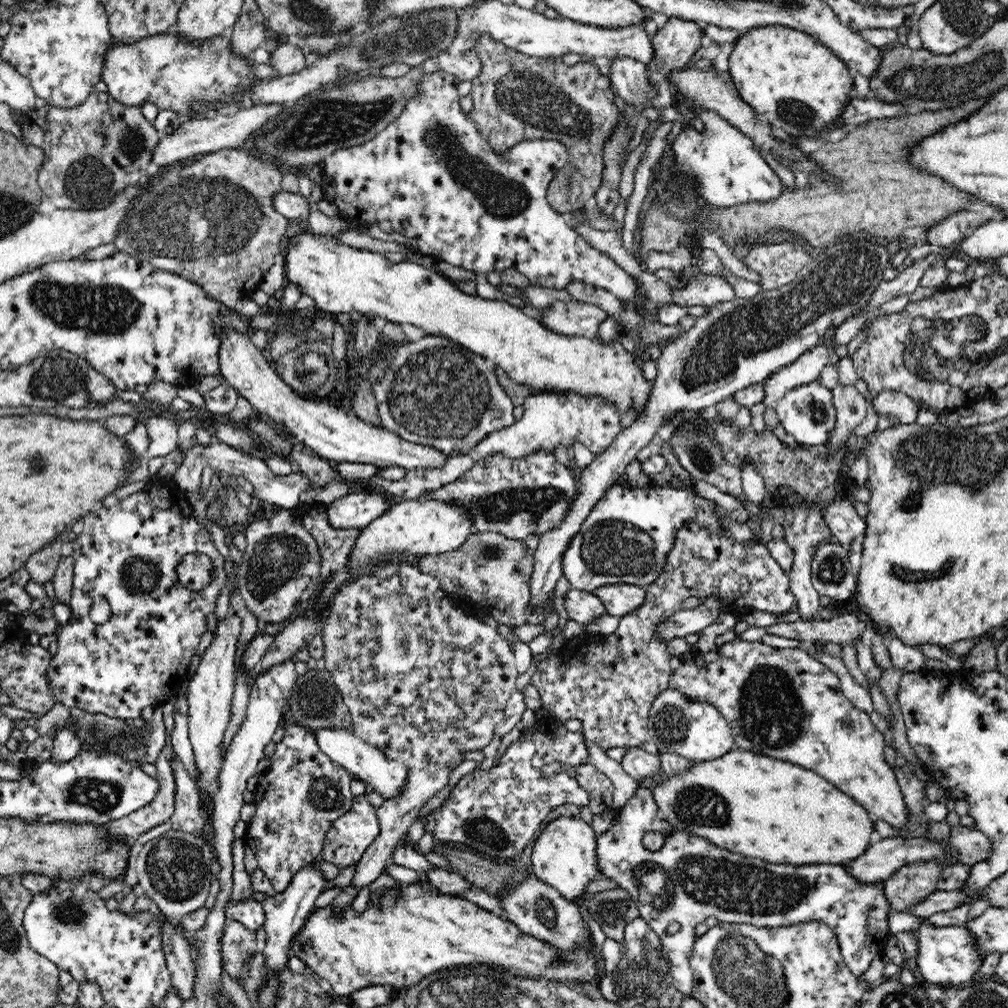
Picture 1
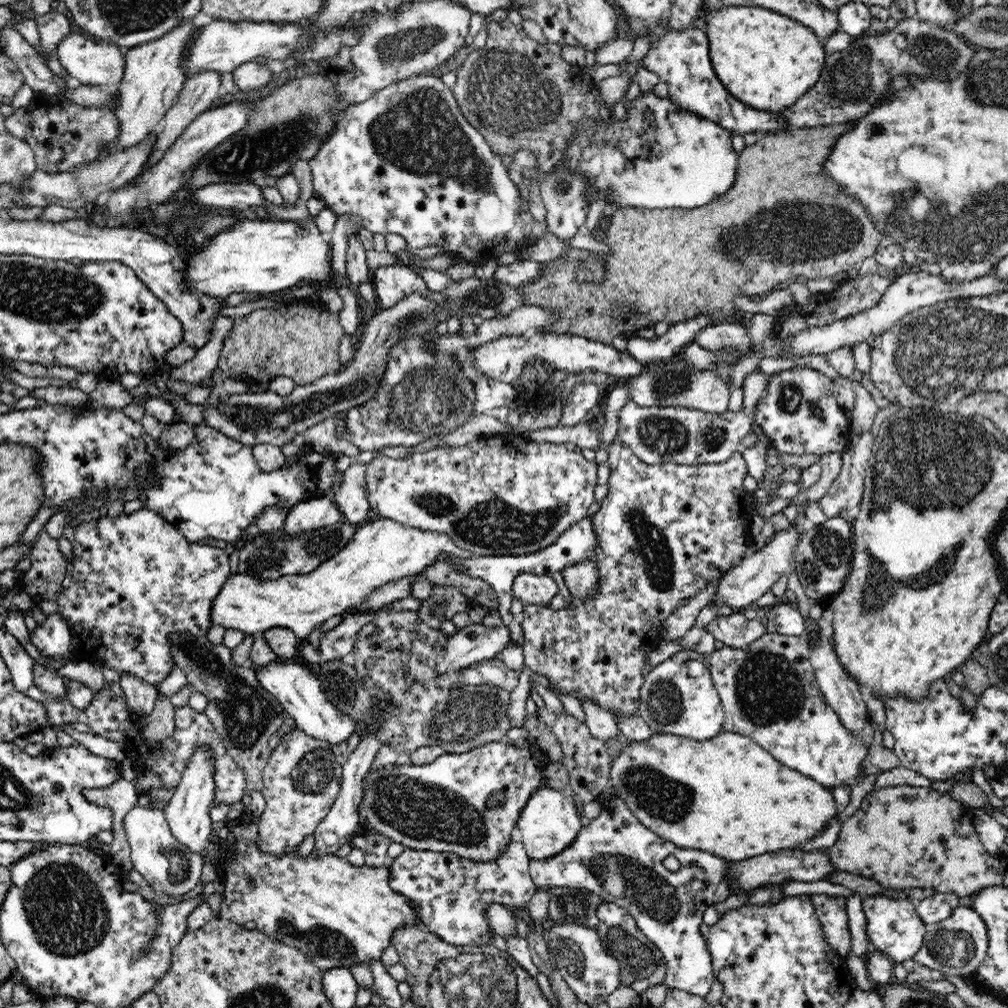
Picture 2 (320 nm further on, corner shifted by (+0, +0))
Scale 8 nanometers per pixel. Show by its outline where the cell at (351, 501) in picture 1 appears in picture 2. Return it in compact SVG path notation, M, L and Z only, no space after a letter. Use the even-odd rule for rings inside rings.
M331 495L307 498L294 505L283 522L286 534L313 531L338 521L344 521L343 514Z

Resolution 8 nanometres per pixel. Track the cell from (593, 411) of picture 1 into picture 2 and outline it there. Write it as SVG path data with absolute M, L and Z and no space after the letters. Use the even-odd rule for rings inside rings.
M758 369L746 376L742 386L744 408L735 413L702 412L684 406L640 406L628 400L619 412L616 438L649 465L666 461L694 466L720 464L741 450L740 440L750 432L750 425L755 422L757 404L765 395L769 376Z

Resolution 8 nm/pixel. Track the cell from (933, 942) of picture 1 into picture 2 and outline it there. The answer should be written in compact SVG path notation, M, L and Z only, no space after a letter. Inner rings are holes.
M886 895L863 896L862 910L866 915L866 934L872 949L878 949L894 962L913 959L920 950L926 934L926 924L921 921L915 903L907 899L892 899Z

